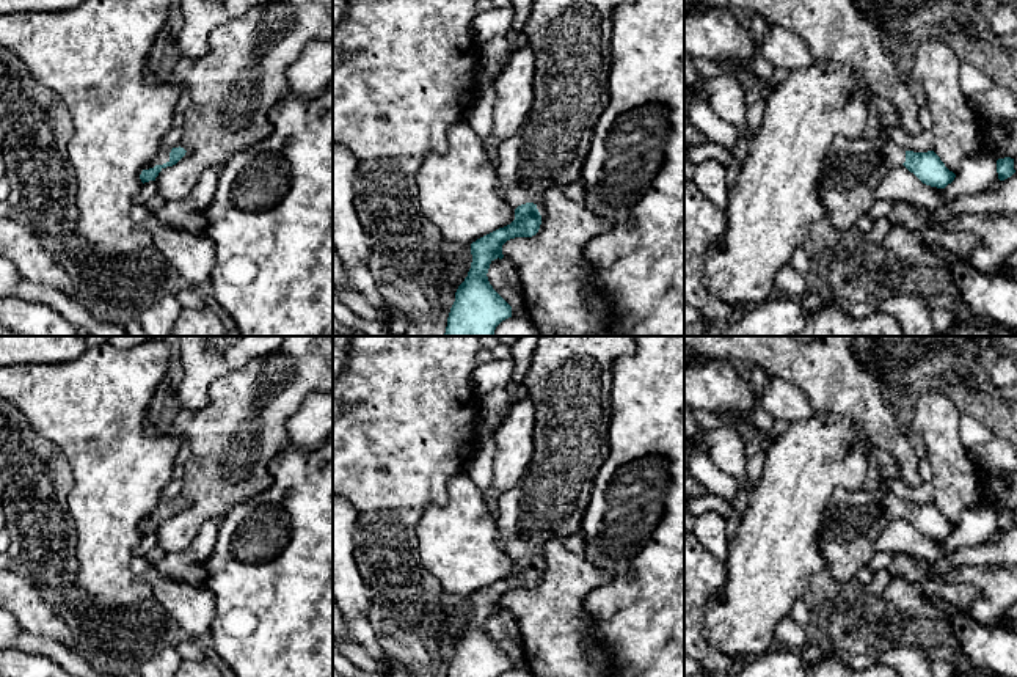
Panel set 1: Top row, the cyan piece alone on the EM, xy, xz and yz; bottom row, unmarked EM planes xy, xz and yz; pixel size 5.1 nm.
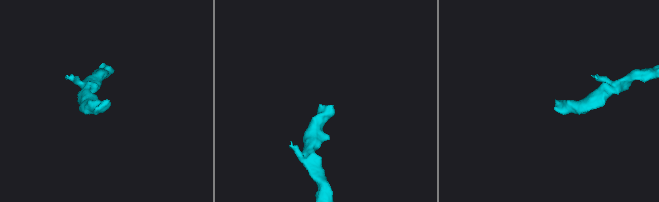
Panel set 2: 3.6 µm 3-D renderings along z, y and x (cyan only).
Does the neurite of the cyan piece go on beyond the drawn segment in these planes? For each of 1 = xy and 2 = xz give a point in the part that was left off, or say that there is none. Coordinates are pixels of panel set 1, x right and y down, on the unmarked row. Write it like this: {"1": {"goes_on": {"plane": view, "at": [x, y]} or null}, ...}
{"1": {"goes_on": {"plane": "xy", "at": [164, 508]}}, "2": {"goes_on": {"plane": "xz", "at": [570, 377]}}}

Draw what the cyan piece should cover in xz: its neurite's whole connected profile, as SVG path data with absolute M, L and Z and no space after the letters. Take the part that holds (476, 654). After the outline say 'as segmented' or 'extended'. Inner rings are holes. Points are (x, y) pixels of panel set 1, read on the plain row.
M540 336L538 338L534 355L530 358L530 366L523 380L523 385L527 388L527 397L532 401L535 407L535 451L530 459L530 465L526 470L524 476L521 478L519 484L515 489L499 493L498 509L496 509L498 534L494 542L499 550L502 550L507 556L510 556L515 561L515 572L510 576L499 580L471 595L471 606L472 606L471 620L468 624L468 628L465 630L465 633L458 638L455 644L455 653L450 660L447 677L499 677L502 672L512 669L512 658L493 641L493 638L488 633L487 625L488 625L490 616L498 609L499 611L504 609L502 597L507 592L515 589L532 589L538 584L541 576L541 567L537 561L537 554L545 543L551 540L563 540L565 537L582 531L582 520L592 496L593 479L609 456L607 435L609 435L609 424L612 416L612 405L611 405L612 366L618 358L628 357L634 350L636 350L636 336Z; extended

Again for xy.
M180 498L173 501L162 501L157 507L157 517L154 520L141 523L141 534L144 536L149 532L155 532L155 529L163 520L176 517L185 507L185 504L187 503Z; extended

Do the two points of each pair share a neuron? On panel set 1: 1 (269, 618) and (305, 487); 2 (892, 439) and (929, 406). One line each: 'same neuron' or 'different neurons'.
1: same neuron
2: different neurons

